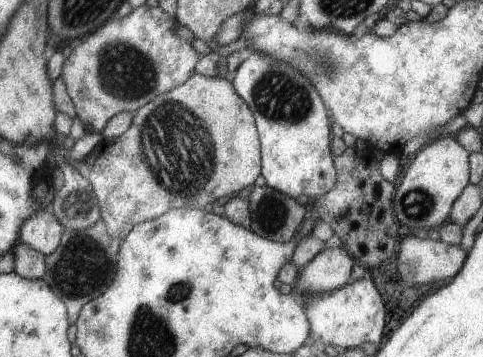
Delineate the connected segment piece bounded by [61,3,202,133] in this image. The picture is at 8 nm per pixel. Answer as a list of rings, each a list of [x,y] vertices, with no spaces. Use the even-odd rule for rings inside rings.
[[[144,3],[123,18],[110,19],[110,22],[95,30],[94,34],[87,35],[86,40],[72,50],[64,61],[61,76],[73,100],[77,117],[85,123],[89,132],[100,133],[116,114],[122,111],[136,112],[152,101],[153,97],[176,89],[193,76],[202,55],[193,47],[192,42],[182,39],[176,33],[174,24],[177,23],[176,16],[166,14],[162,7],[152,8]]]

